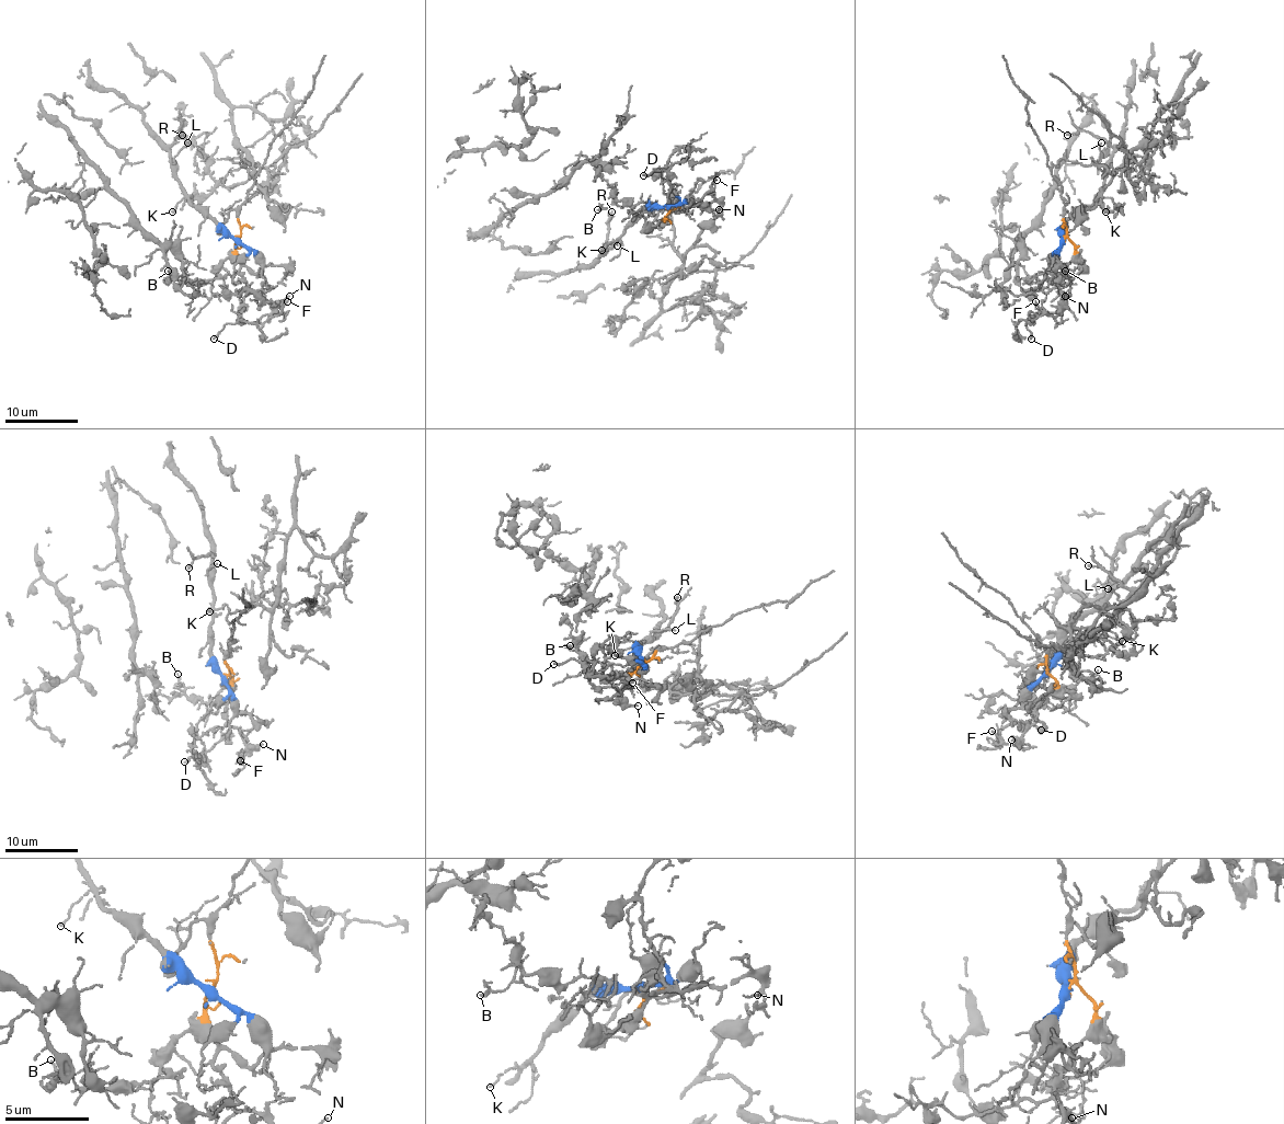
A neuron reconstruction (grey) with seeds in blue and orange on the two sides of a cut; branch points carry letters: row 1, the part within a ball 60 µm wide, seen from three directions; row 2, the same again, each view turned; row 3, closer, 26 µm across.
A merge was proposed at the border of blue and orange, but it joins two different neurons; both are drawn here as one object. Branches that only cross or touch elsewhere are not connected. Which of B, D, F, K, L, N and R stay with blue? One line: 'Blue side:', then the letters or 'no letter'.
Blue side: K, L, R

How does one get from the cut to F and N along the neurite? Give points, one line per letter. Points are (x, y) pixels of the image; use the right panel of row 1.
F: (1065, 241), (1066, 237), (1074, 247), (1074, 259), (1057, 288), (1063, 294), (1059, 312), (1049, 316), (1035, 301)
N: (1065, 241), (1066, 237), (1074, 247), (1074, 259), (1057, 288), (1063, 294), (1063, 302), (1065, 296)

